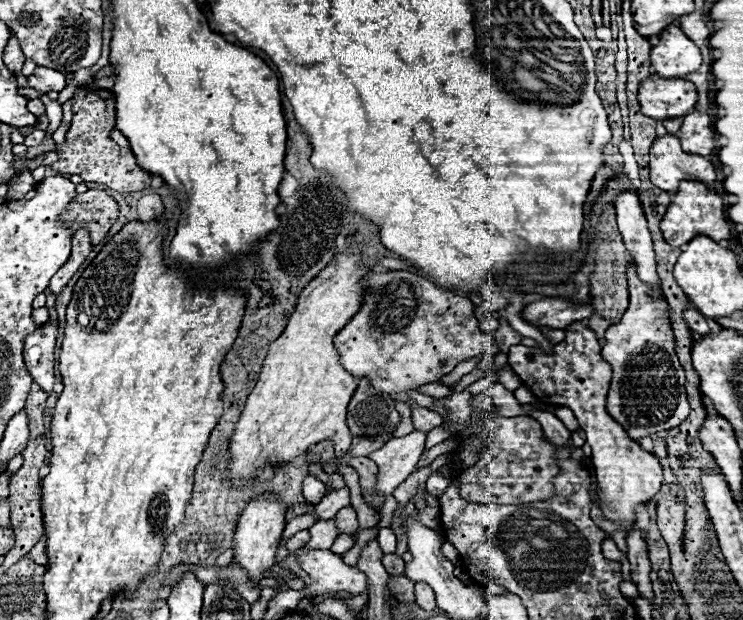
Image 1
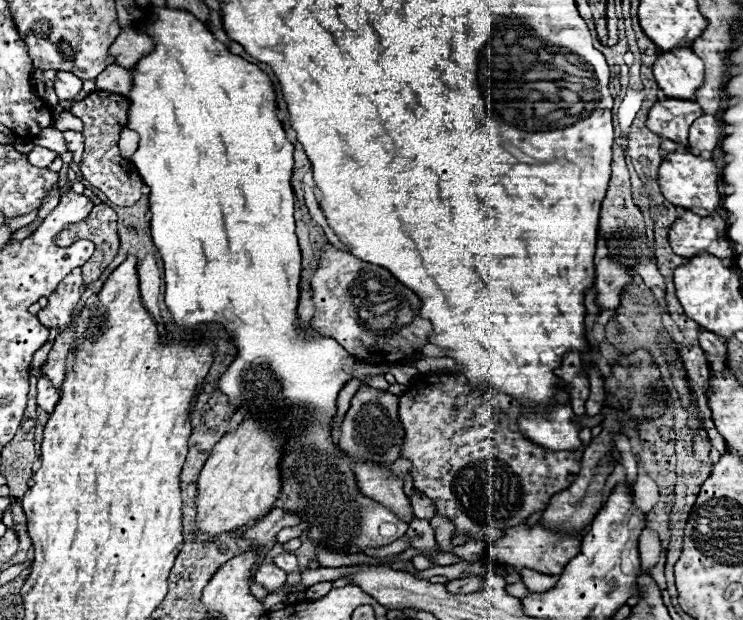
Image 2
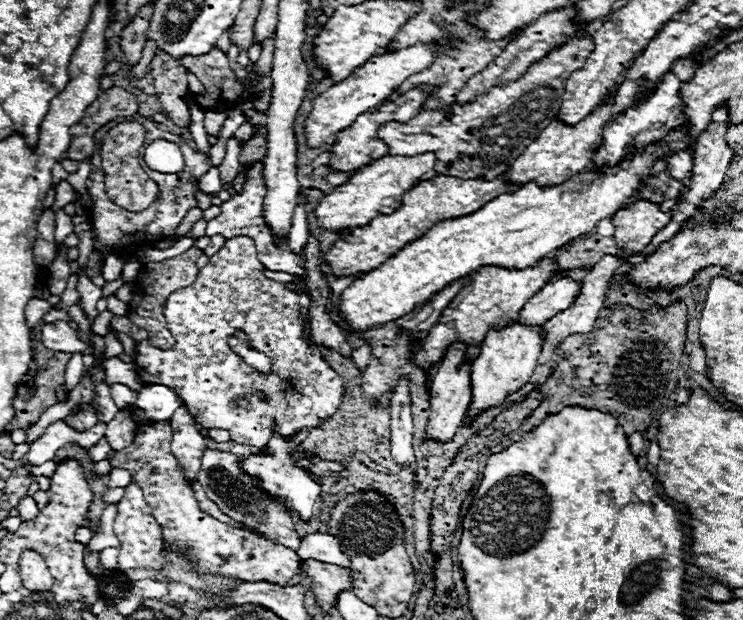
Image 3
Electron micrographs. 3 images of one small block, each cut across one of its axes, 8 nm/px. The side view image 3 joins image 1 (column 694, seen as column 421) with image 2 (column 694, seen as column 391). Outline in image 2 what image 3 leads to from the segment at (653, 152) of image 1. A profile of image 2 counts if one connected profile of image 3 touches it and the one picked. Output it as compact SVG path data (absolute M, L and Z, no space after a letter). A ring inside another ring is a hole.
M674 152L668 154L666 160L660 166L658 176L660 188L664 198L674 204L682 206L684 210L690 210L698 216L710 216L720 206L720 192L718 192L718 168L712 160L702 160L700 156L694 156L690 152Z

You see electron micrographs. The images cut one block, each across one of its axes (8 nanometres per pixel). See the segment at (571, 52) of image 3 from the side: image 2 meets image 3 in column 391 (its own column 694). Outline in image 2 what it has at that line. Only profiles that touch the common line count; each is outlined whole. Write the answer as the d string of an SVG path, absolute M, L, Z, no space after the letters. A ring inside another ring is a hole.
M704 114L700 116L692 126L690 126L690 146L688 150L692 154L700 154L704 150L712 152L720 140L722 140L722 128L724 128L724 122L716 116L710 116L710 114Z

